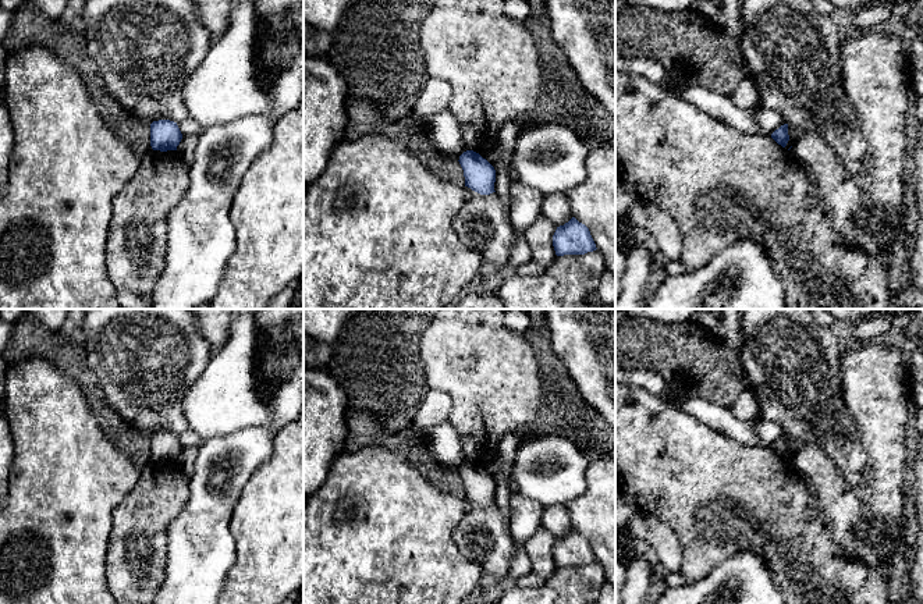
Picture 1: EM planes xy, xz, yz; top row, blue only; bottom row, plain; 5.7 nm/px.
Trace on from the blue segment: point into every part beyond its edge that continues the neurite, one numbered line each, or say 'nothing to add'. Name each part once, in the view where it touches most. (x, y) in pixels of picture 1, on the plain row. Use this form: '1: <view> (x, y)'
nothing to add

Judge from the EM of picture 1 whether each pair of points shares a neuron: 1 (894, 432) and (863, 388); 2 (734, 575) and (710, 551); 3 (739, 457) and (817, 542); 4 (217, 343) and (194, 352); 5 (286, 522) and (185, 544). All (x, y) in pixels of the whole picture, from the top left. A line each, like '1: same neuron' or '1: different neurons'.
1: same neuron
2: different neurons
3: same neuron
4: different neurons
5: different neurons

